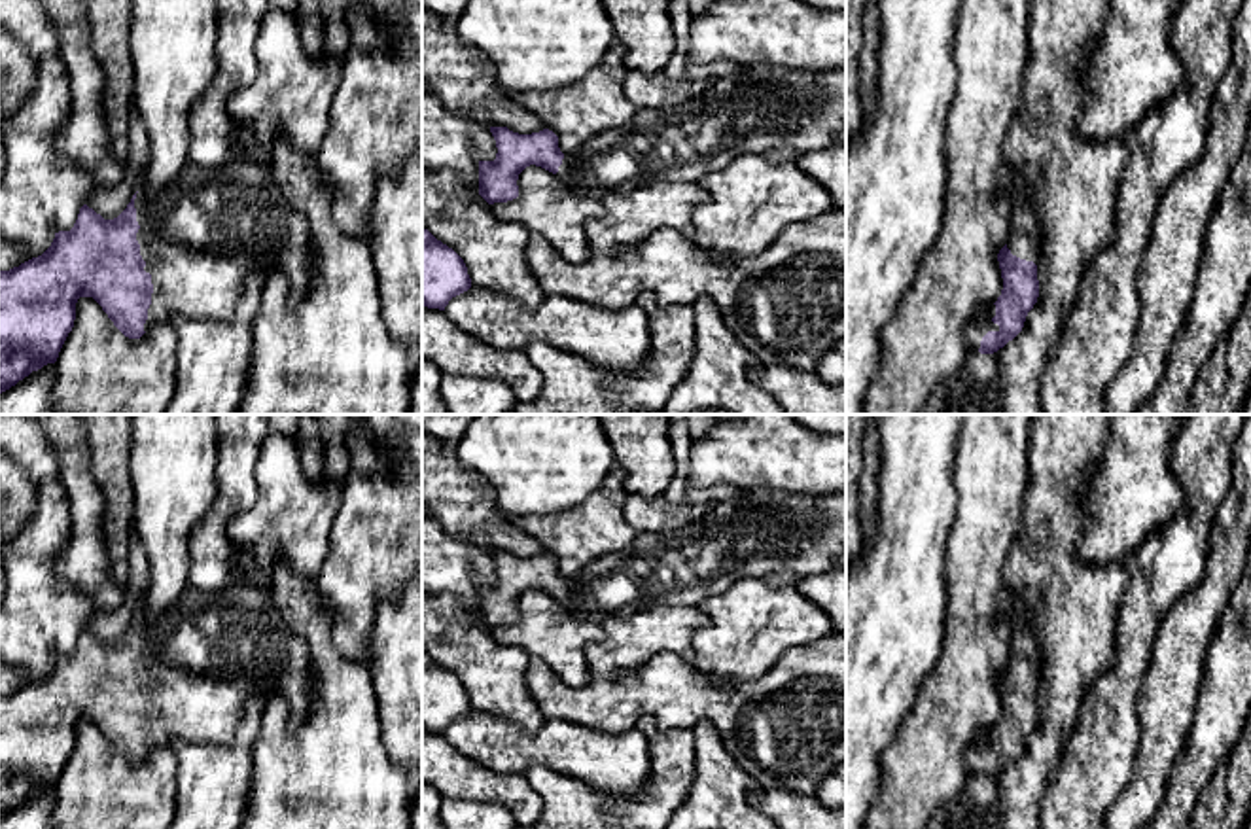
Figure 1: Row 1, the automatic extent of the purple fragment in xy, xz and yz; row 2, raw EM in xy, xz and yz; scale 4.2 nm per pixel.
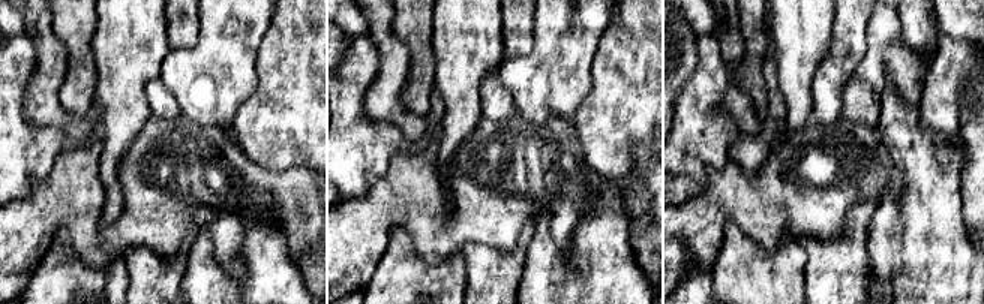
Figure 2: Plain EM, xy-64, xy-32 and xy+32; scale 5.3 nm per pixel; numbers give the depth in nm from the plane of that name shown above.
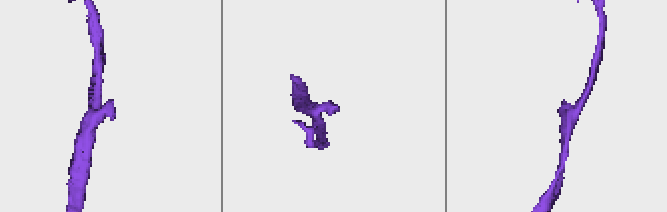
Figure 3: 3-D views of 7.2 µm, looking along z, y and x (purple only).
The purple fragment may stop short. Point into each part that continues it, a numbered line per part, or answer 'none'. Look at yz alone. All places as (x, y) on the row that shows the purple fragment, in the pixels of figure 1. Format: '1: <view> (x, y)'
1: yz (981, 324)

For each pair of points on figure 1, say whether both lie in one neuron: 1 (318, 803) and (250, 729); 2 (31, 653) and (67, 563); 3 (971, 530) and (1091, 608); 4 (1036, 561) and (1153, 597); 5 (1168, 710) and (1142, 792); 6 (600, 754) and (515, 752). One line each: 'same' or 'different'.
1: different
2: different
3: different
4: different
5: same
6: same

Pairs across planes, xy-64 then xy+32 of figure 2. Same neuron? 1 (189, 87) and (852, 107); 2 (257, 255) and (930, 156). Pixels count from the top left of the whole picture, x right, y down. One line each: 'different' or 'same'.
1: different
2: same

